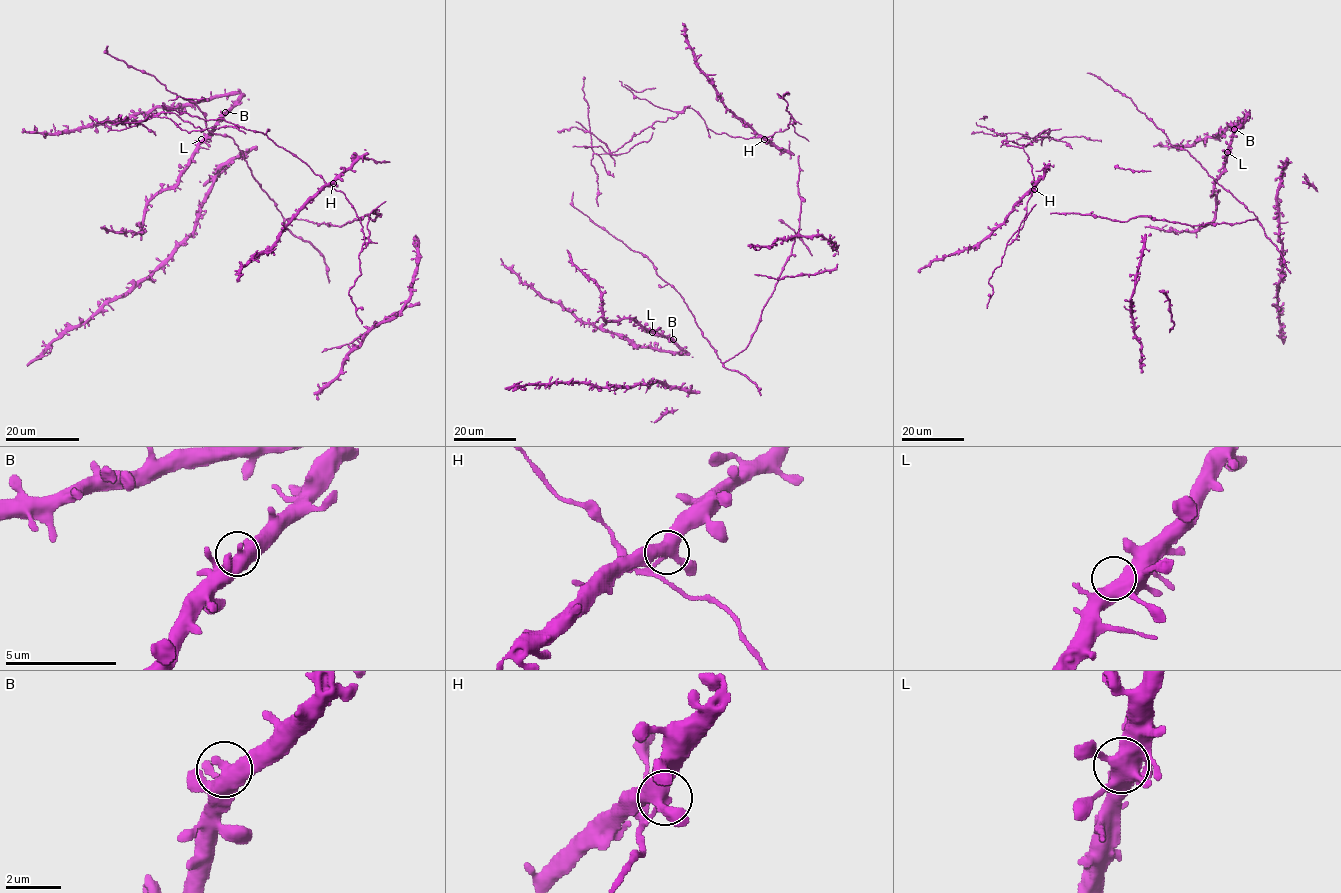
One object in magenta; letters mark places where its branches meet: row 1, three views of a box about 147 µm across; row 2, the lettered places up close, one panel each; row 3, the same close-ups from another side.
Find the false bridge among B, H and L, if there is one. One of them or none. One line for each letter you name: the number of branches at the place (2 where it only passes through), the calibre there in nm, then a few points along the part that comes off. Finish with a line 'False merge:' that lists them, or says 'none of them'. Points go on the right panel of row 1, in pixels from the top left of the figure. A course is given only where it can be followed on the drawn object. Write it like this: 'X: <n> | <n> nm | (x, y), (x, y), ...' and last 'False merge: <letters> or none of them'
H: 4 | 420 nm | (1034, 189), (1029, 157), (1022, 148), (1003, 142), (1025, 146), (1047, 132), (1028, 138), (1014, 132), (971, 134)
False merge: H

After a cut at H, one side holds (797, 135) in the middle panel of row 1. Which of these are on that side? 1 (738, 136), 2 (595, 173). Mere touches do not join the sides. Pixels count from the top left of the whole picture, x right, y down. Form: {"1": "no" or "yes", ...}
{"1": "yes", "2": "yes"}

